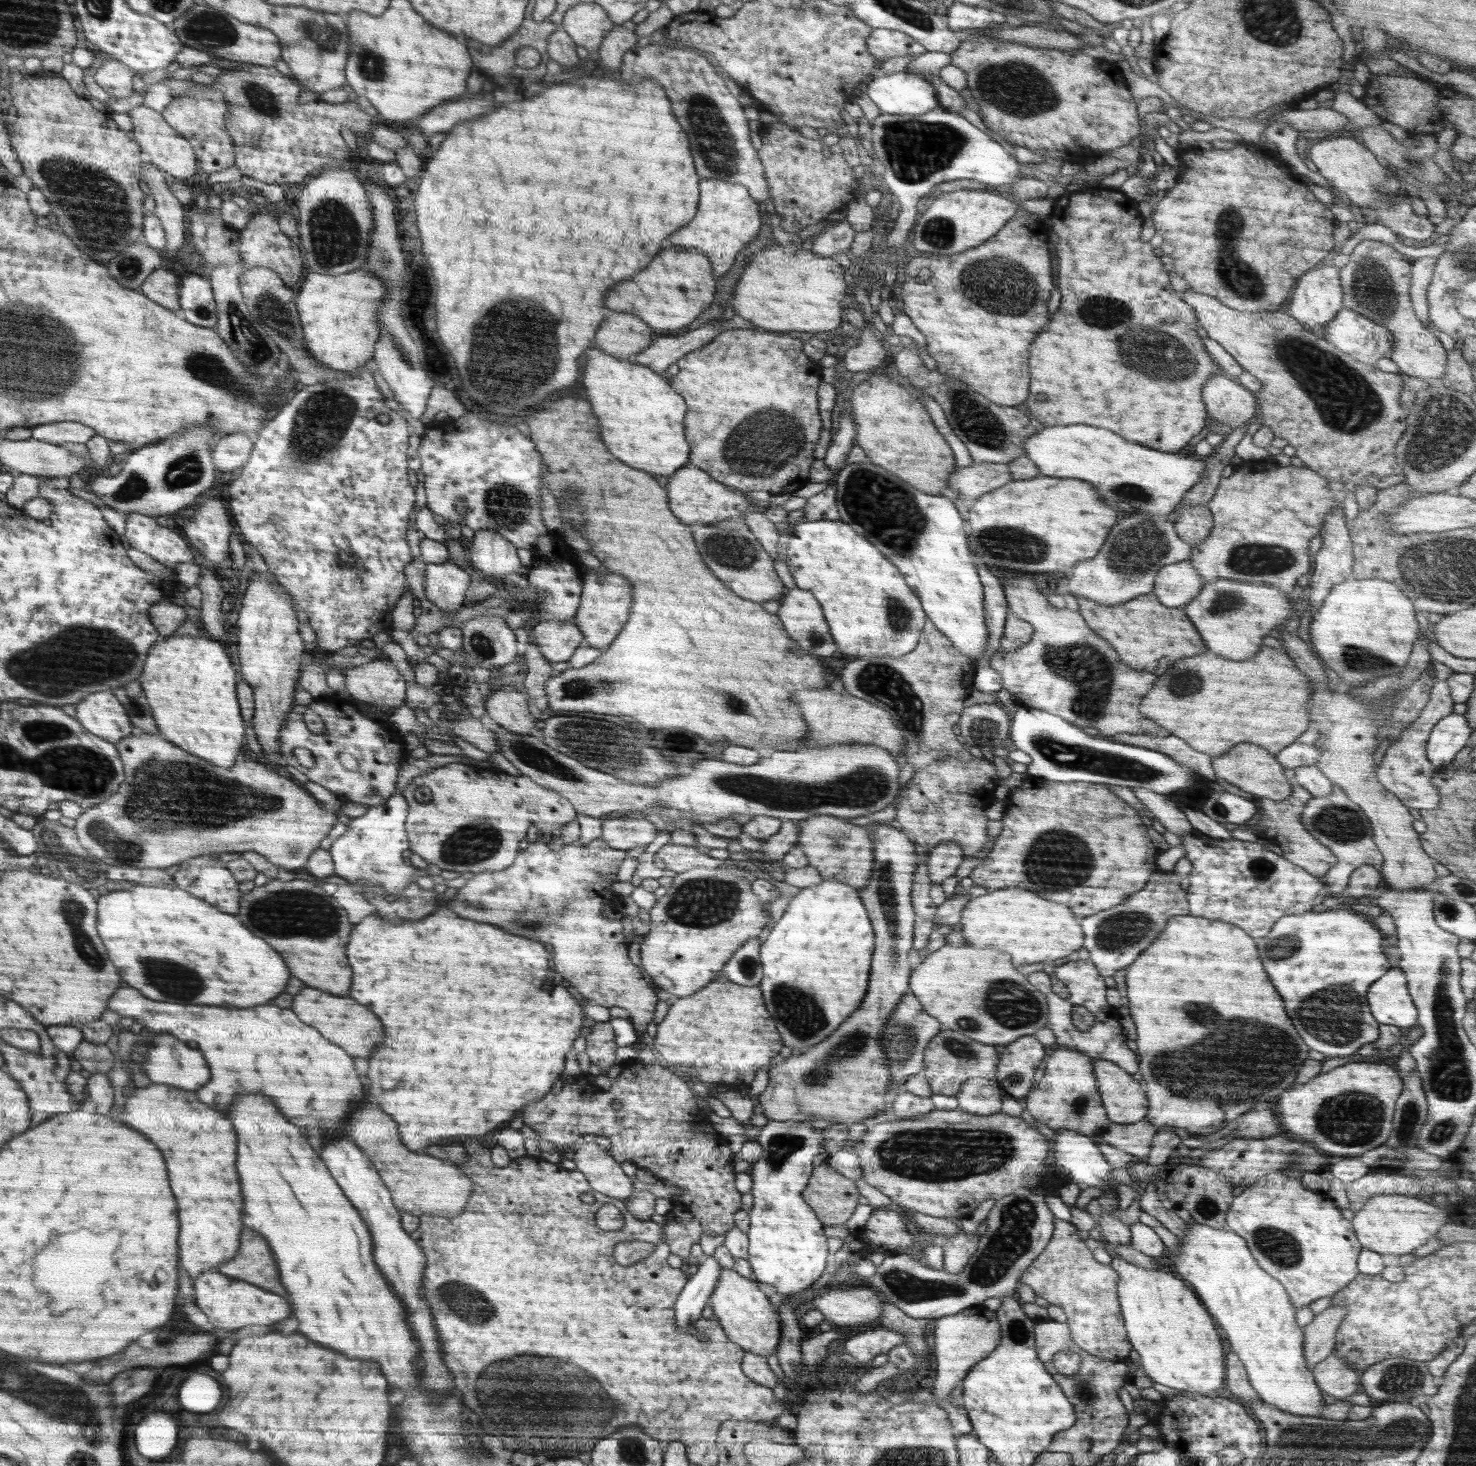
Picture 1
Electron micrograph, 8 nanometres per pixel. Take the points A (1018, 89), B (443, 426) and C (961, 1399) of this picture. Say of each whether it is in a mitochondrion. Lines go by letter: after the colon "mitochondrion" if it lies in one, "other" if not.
A: mitochondrion
B: other
C: other

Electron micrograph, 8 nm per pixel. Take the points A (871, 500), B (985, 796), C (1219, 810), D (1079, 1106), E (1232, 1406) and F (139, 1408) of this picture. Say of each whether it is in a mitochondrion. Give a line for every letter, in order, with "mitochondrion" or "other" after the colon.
A: mitochondrion
B: other
C: mitochondrion
D: mitochondrion
E: other
F: other

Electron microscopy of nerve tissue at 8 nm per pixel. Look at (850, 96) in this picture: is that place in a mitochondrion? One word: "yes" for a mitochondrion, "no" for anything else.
no

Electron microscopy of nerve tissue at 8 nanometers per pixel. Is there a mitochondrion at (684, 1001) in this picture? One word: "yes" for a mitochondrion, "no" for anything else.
no

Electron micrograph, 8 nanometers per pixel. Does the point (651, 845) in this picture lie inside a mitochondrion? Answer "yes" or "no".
no

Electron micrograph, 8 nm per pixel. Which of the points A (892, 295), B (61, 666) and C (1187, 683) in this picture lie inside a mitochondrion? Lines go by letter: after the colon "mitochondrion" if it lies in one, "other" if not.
A: other
B: mitochondrion
C: mitochondrion

